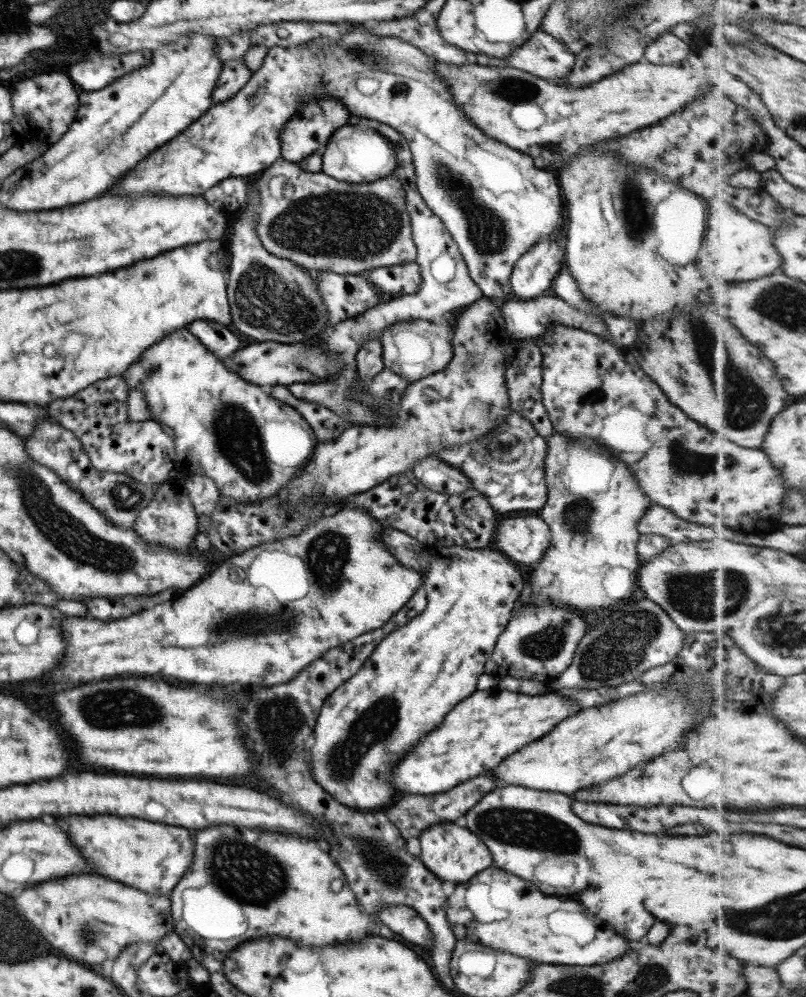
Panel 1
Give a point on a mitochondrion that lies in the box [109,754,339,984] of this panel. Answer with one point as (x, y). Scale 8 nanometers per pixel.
(258, 878)

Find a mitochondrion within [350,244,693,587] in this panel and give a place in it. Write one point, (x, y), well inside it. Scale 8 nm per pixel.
(578, 517)

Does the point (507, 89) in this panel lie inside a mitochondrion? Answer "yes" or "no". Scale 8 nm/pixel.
yes

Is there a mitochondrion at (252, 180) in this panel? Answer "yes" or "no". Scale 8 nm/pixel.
no

